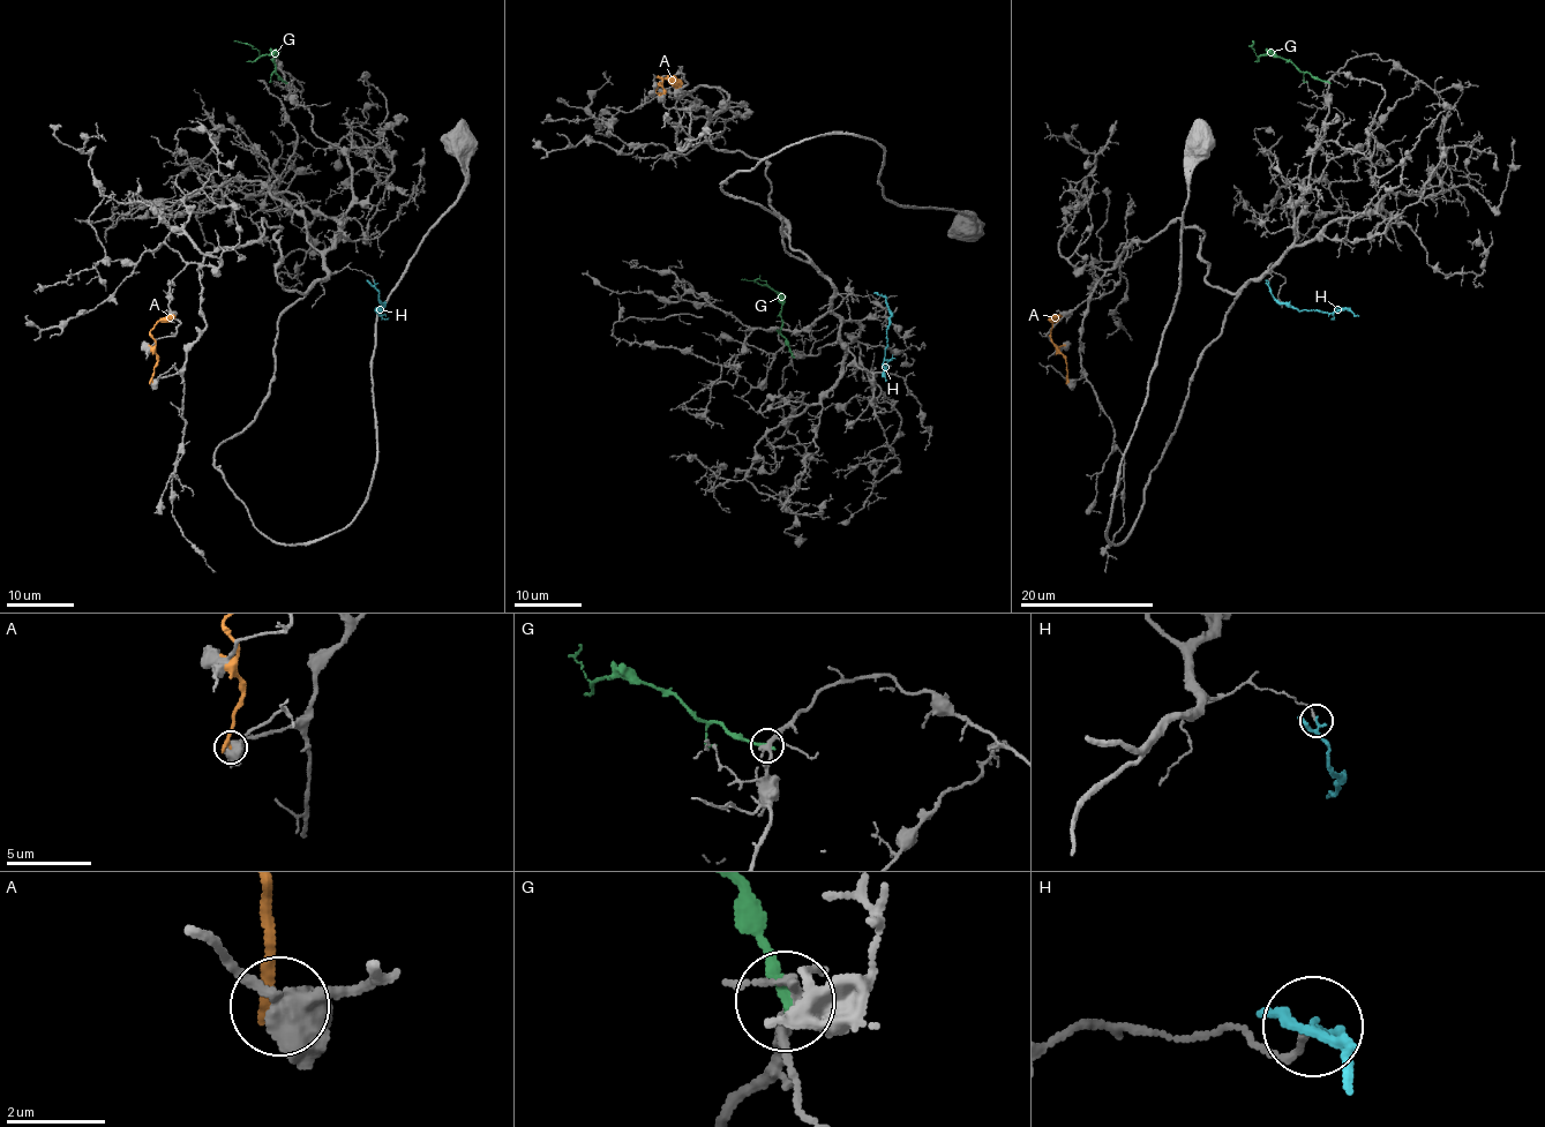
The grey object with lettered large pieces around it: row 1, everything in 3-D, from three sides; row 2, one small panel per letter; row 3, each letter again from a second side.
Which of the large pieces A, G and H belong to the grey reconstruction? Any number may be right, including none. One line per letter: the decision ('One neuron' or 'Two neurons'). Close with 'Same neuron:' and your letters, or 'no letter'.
A: Two neurons
G: Two neurons
H: Two neurons
Same neuron: no letter

